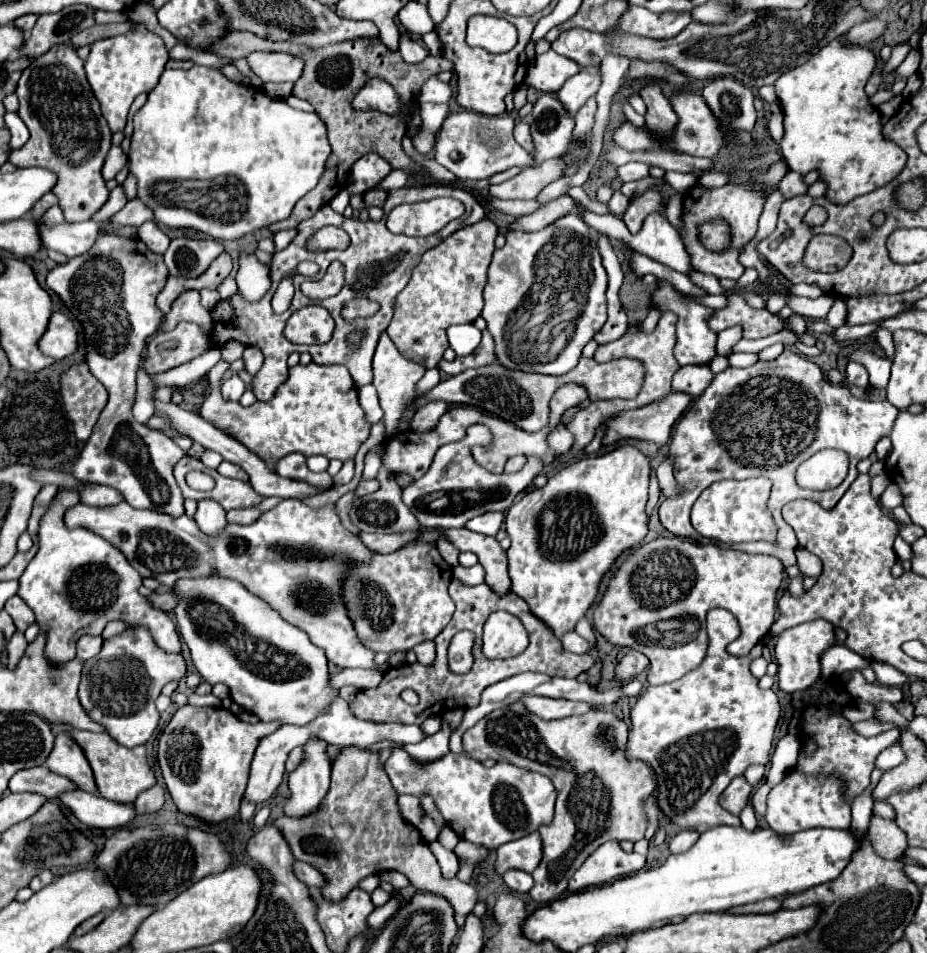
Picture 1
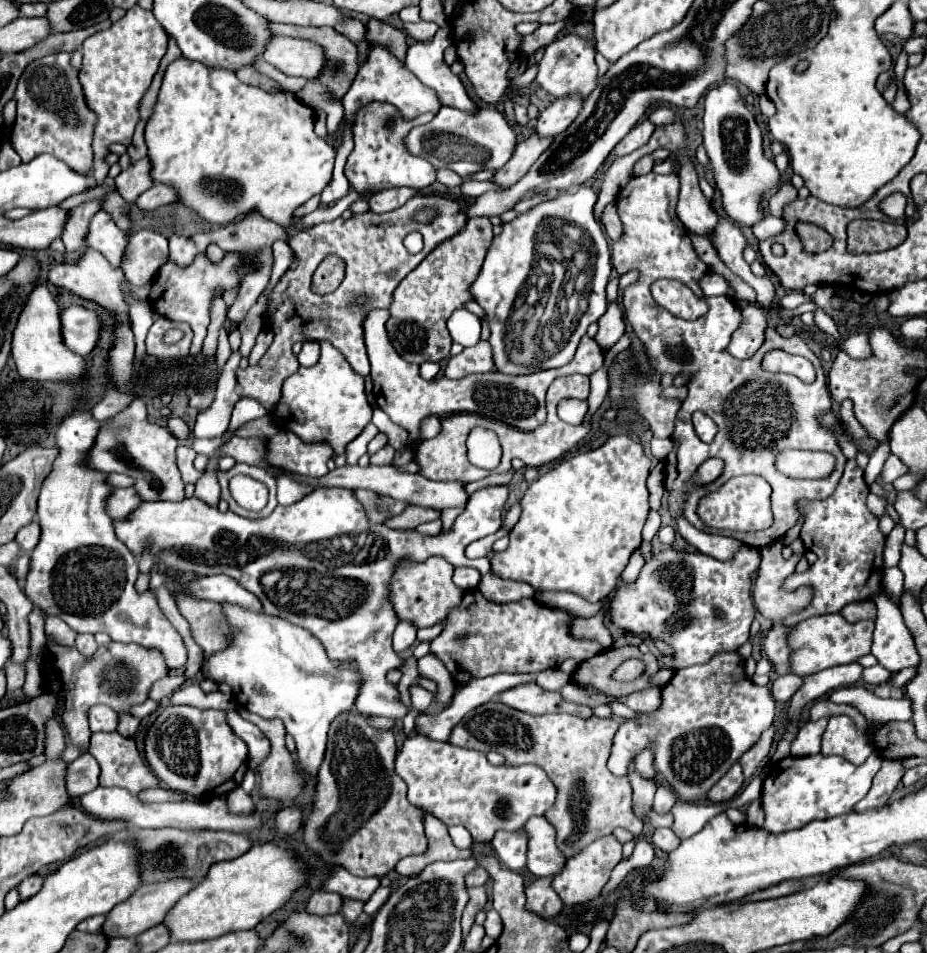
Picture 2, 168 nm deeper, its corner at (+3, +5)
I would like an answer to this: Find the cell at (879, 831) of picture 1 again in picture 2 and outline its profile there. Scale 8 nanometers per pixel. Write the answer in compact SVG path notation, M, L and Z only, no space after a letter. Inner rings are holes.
M885 759L883 767L879 769L879 773L873 779L873 787L853 809L869 811L869 809L883 807L887 803L887 799L891 797L891 793L895 791L895 787L901 783L903 775L905 775L905 767L903 767L901 759Z

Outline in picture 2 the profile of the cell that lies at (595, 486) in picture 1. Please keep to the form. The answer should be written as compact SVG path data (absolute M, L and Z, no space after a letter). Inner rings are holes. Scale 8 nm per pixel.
M613 435L599 449L561 461L525 491L519 501L519 523L509 533L509 547L491 559L491 569L503 579L529 583L535 593L571 591L591 603L601 601L615 589L617 577L627 567L631 553L641 545L641 531L649 513L649 493L645 487L649 469L651 461L643 453L643 447L627 435Z

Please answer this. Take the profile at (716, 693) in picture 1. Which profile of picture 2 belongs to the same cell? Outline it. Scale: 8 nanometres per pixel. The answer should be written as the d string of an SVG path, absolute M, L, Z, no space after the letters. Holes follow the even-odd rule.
M719 653L713 655L709 663L675 671L673 679L661 687L659 709L651 713L637 713L635 719L627 719L619 727L611 743L607 767L613 771L613 775L627 775L633 757L643 749L651 749L655 757L655 769L665 777L681 801L705 801L707 791L729 771L733 763L739 761L743 753L747 753L759 741L759 735L771 727L773 717L775 699L769 687L759 687L745 675L745 659L739 653Z

